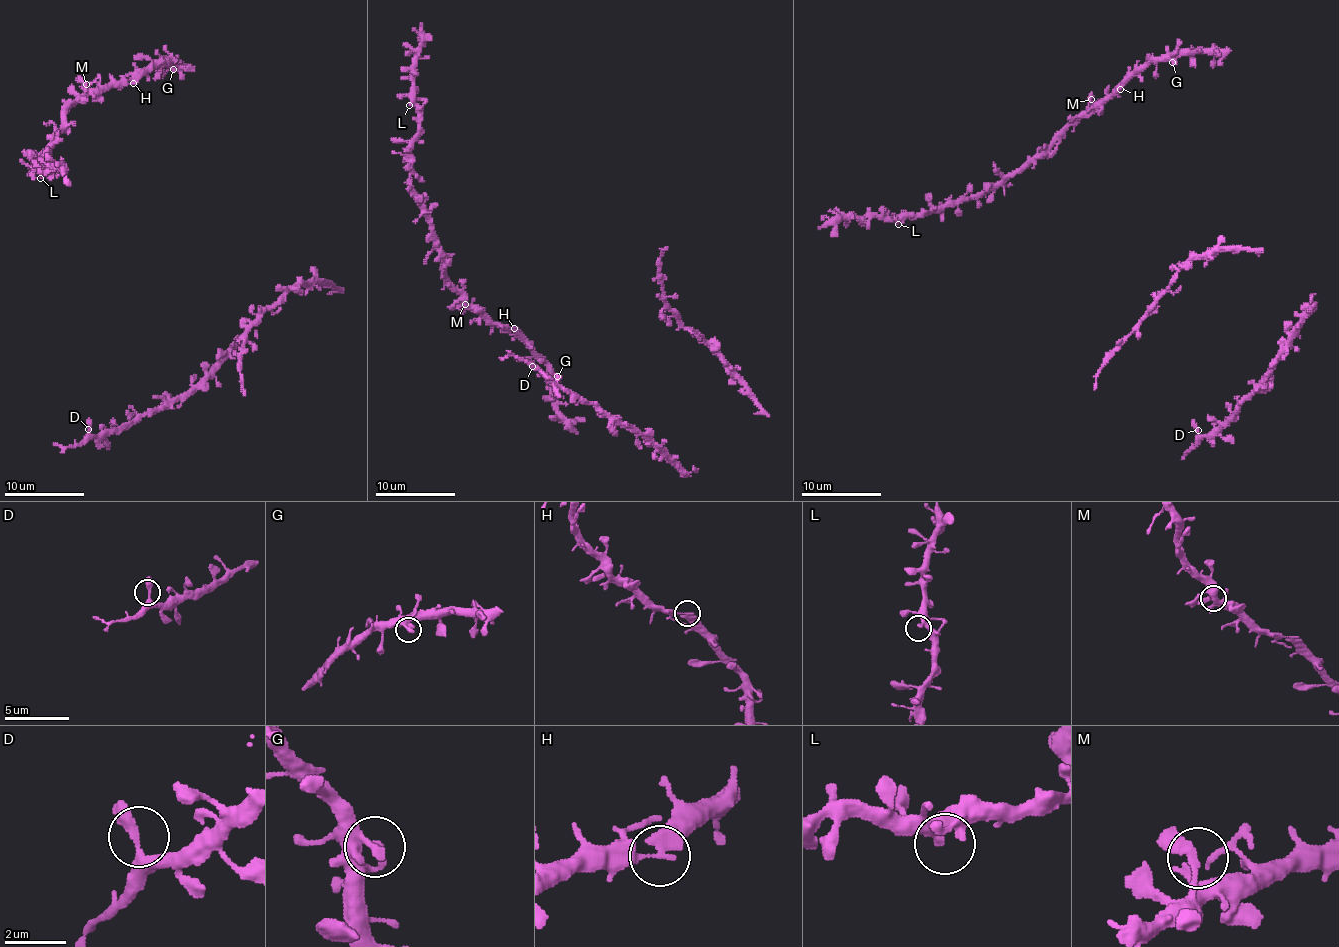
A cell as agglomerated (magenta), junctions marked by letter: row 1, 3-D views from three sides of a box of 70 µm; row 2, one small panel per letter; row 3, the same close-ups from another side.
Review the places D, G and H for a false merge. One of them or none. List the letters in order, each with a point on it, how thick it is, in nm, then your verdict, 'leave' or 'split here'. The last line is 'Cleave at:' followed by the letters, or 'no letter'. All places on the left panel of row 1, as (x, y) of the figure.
D: at (88, 429); 320 nm thick; leave
G: at (173, 69); 280 nm thick; leave
H: at (133, 83); 320 nm thick; leave
Cleave at: no letter

